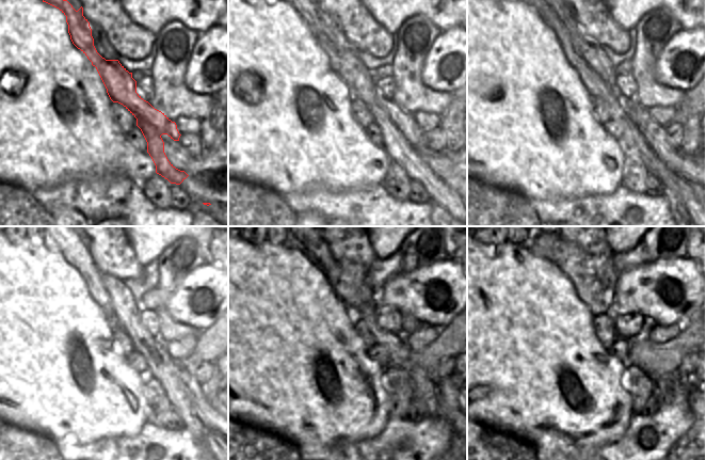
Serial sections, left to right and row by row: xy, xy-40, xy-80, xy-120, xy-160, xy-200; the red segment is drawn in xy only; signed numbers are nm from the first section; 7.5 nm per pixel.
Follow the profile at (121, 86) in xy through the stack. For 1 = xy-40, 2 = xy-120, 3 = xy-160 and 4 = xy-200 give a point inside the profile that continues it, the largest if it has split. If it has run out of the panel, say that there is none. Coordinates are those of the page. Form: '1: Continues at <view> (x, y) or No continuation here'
1: Continues at xy-40 (403, 141)
2: Continues at xy-120 (113, 296)
3: Continues at xy-160 (399, 354)
4: Continues at xy-200 (662, 383).

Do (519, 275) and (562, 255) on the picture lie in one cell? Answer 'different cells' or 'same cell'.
different cells

